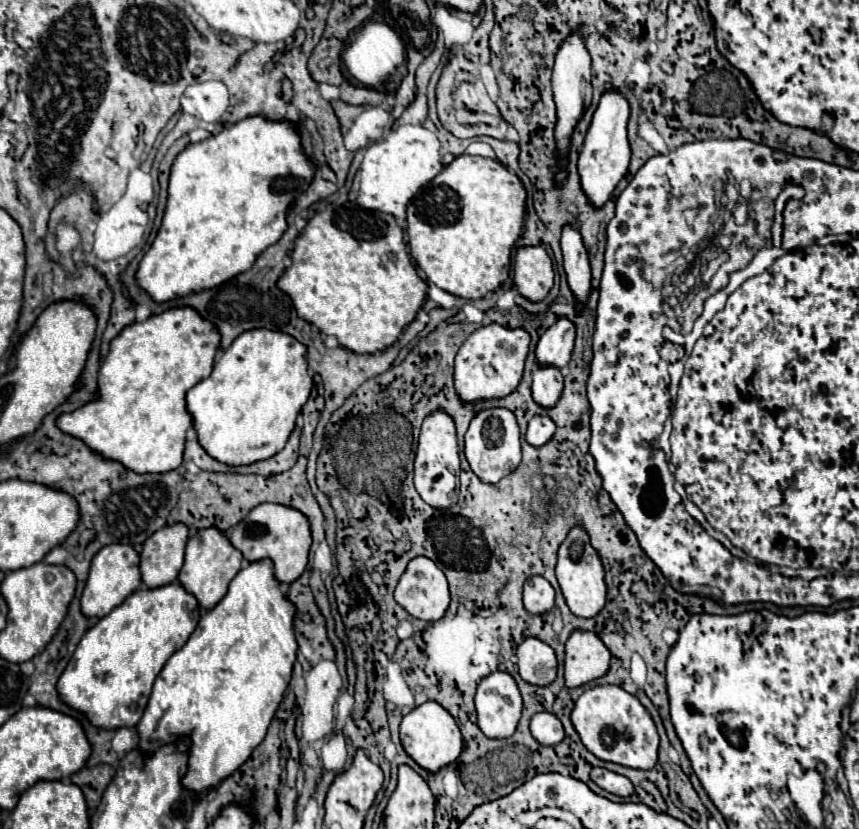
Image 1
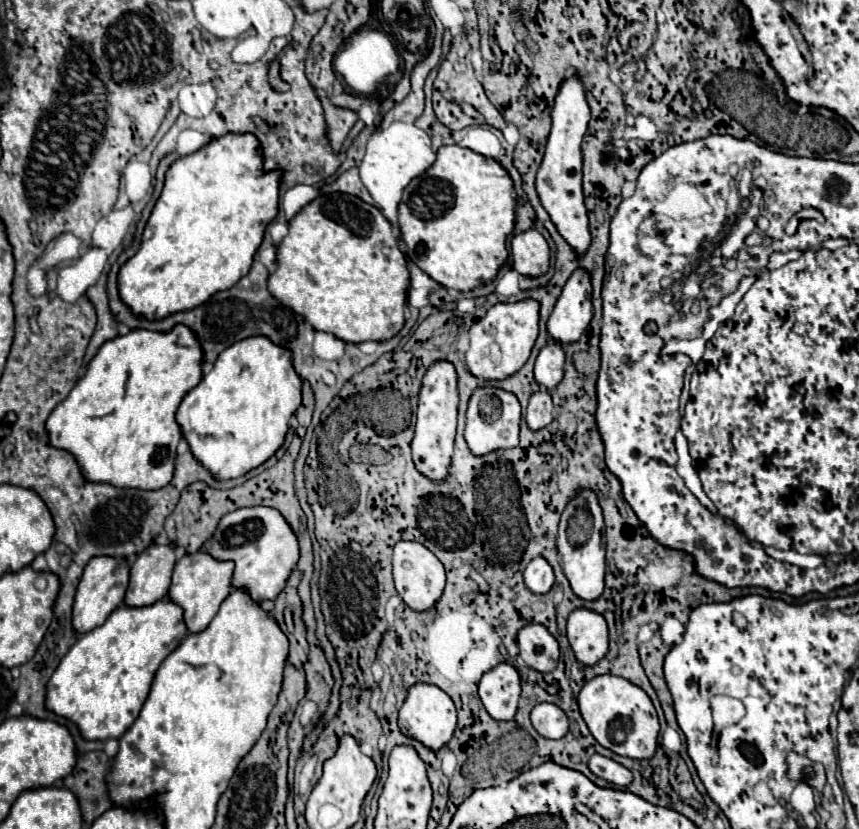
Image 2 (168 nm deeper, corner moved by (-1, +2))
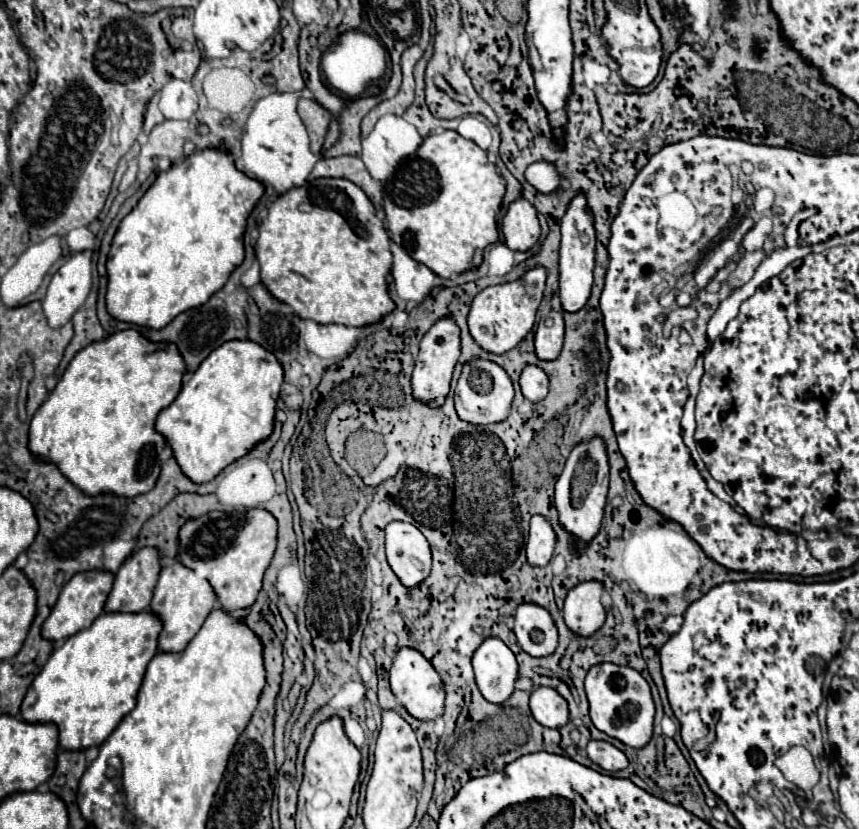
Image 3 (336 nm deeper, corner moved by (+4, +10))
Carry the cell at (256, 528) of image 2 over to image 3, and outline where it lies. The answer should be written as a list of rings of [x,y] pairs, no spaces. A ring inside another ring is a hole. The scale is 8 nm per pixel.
[[[252,508],[246,512],[208,512],[198,520],[190,520],[180,530],[180,546],[178,546],[178,560],[188,568],[200,572],[216,590],[218,602],[226,612],[234,612],[238,608],[248,608],[258,598],[262,590],[264,572],[270,566],[274,552],[278,546],[278,522],[276,518],[264,508]]]

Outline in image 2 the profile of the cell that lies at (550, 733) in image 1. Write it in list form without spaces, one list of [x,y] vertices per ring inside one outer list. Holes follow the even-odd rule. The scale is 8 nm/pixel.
[[[551,702],[537,704],[531,712],[531,722],[543,738],[557,740],[557,738],[563,738],[569,730],[567,714],[557,704],[551,704]]]

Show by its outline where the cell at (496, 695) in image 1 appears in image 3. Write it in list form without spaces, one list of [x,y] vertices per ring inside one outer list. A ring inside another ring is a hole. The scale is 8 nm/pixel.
[[[486,638],[472,656],[476,684],[492,704],[502,704],[514,692],[518,664],[512,650],[498,638]]]

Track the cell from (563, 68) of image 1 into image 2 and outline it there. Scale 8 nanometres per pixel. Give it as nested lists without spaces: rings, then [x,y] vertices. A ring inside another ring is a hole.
[[[573,74],[571,78],[567,78],[561,84],[559,94],[555,98],[555,106],[553,106],[553,114],[551,114],[553,116],[553,130],[549,134],[545,158],[543,158],[543,164],[541,164],[541,168],[537,172],[537,180],[535,180],[535,188],[537,188],[537,194],[539,194],[543,208],[549,212],[559,234],[579,254],[583,254],[587,250],[587,244],[591,244],[587,210],[583,204],[583,188],[581,188],[581,176],[583,176],[581,174],[581,162],[583,162],[581,160],[581,142],[583,142],[585,132],[587,132],[589,114],[591,112],[589,112],[587,100],[585,100],[583,84]]]

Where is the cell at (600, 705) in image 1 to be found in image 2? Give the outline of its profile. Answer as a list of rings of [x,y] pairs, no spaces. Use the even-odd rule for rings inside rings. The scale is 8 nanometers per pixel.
[[[613,674],[597,676],[583,686],[579,694],[579,708],[593,738],[601,746],[613,750],[619,756],[629,756],[637,760],[653,758],[657,750],[659,720],[651,698],[639,686]]]

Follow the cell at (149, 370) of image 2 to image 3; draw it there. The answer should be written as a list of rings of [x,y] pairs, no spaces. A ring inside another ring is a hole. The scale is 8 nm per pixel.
[[[134,328],[92,342],[74,356],[62,380],[34,414],[34,420],[30,422],[30,450],[34,456],[58,464],[62,474],[88,496],[100,492],[138,496],[152,490],[160,476],[158,456],[166,446],[166,438],[154,428],[154,424],[158,414],[178,396],[184,372],[186,364],[176,344],[150,342]]]

